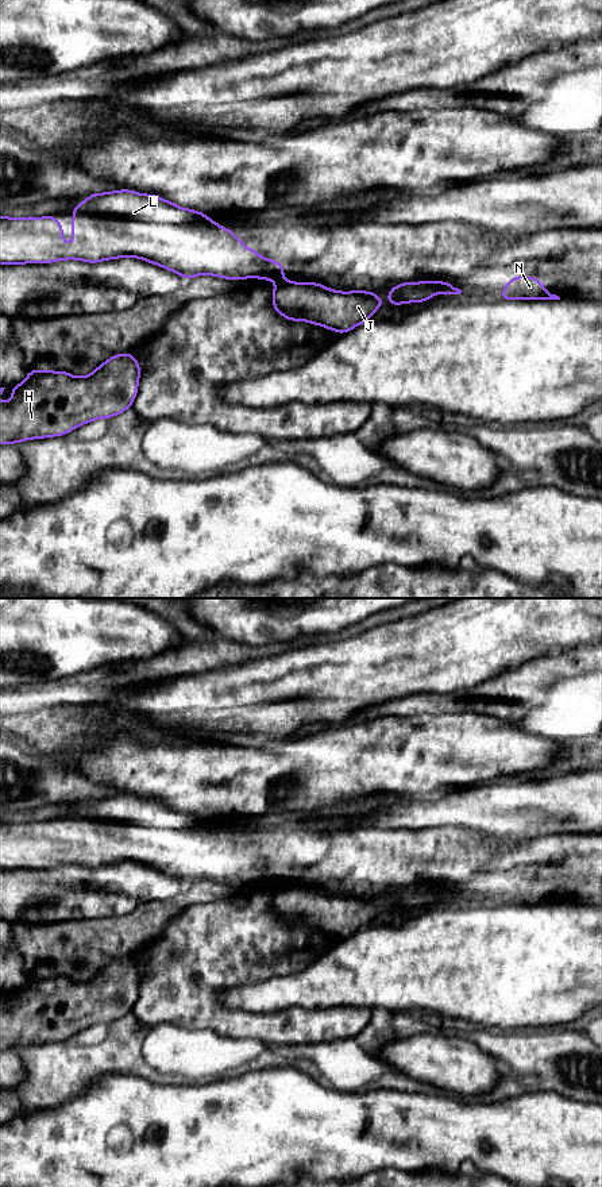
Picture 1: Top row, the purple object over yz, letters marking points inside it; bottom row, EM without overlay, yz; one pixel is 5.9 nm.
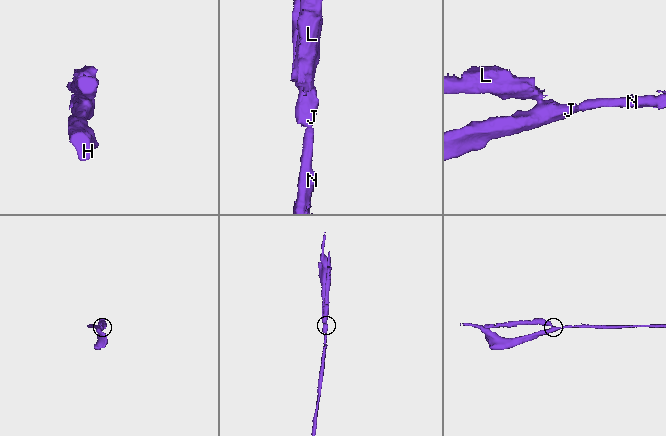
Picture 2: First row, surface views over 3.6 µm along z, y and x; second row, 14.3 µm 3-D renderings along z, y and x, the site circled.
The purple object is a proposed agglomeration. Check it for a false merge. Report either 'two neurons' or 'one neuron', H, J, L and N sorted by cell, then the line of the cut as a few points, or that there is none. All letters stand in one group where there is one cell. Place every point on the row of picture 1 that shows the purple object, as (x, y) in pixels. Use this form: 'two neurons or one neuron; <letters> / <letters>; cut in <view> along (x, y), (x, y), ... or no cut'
two neurons; H J N / L; cut in yz along (285, 281), (277, 284)

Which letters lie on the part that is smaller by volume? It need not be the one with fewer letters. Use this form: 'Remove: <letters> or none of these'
Remove: L

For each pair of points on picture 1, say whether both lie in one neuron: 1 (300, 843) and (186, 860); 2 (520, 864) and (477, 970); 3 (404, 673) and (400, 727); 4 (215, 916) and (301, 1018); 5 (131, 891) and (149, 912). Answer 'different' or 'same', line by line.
1: same
2: different
3: different
4: same
5: different

